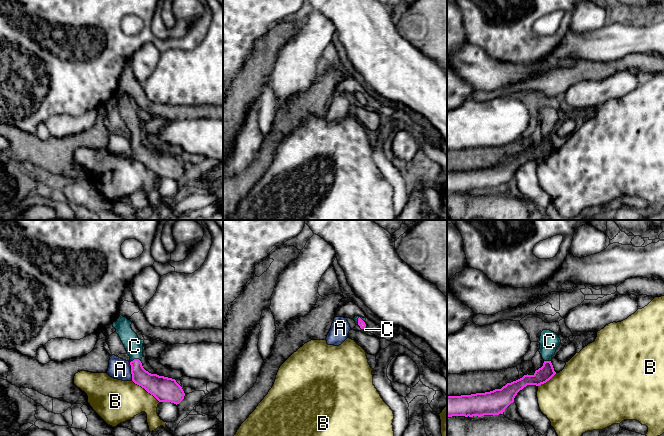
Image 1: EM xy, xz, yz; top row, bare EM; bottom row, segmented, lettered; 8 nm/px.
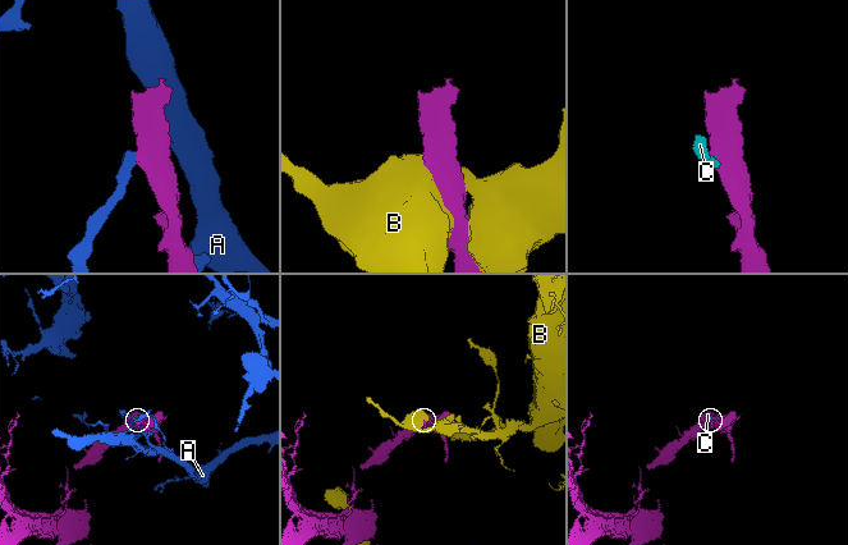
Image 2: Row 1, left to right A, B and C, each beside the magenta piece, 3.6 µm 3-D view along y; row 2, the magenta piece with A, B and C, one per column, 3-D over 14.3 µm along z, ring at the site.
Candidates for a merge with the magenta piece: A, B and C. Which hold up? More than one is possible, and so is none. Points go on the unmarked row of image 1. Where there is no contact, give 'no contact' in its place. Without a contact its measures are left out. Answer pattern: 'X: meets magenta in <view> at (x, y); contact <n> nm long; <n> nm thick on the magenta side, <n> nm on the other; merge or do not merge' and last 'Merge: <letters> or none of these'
A: meets magenta in xy at (131, 147); contact 150 nm long; 170 nm thick on the magenta side, 170 nm on the other; do not merge
B: meets magenta in xy at (146, 166); contact 280 nm long; 200 nm thick on the magenta side, 340 nm on the other; do not merge
C: meets magenta in xy at (135, 135); contact 90 nm long; 160 nm thick on the magenta side, 140 nm on the other; merge
Merge: C

